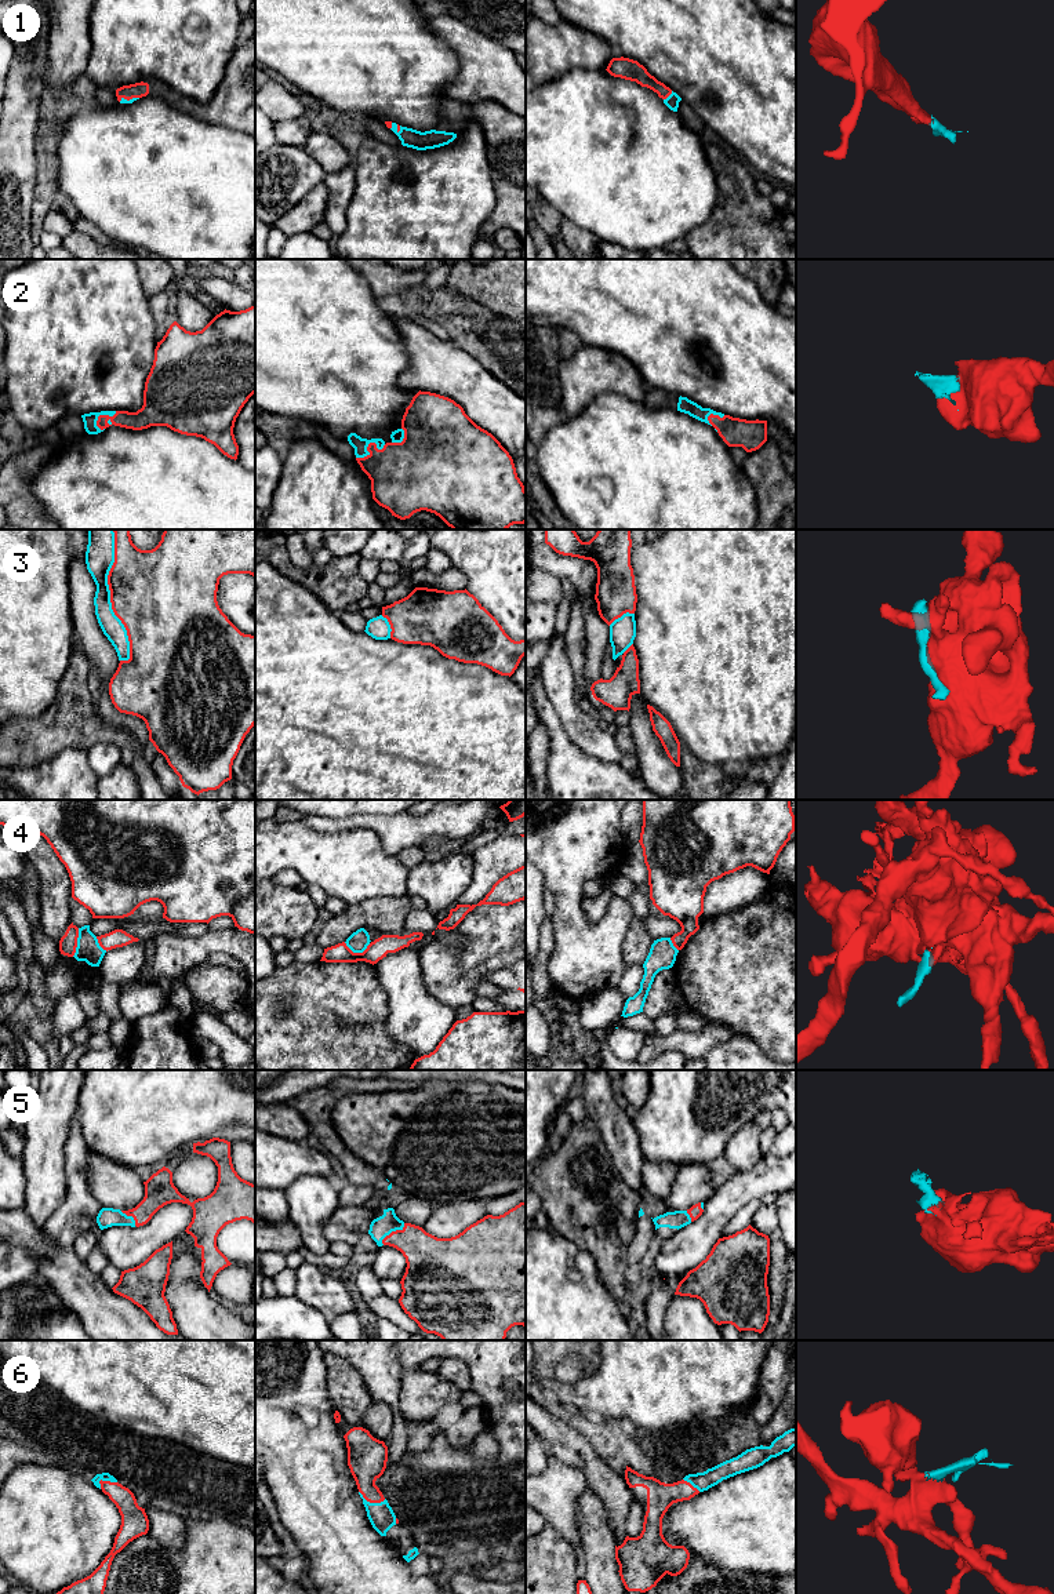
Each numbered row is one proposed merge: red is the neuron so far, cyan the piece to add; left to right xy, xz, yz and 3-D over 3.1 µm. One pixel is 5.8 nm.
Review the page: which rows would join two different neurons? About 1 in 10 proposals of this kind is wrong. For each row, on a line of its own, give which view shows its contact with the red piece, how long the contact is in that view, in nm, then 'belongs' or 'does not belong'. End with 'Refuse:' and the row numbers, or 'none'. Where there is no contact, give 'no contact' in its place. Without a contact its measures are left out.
1: meets red in yz; contact 80 nm long; belongs
2: meets red in xy; contact 150 nm long; belongs
3: meets red in xy; contact 750 nm long; does not belong
4: meets red in xy; contact 170 nm long; does not belong
5: meets red in xz; contact 180 nm long; belongs
6: meets red in xz; contact 170 nm long; belongs
Refuse: 3, 4

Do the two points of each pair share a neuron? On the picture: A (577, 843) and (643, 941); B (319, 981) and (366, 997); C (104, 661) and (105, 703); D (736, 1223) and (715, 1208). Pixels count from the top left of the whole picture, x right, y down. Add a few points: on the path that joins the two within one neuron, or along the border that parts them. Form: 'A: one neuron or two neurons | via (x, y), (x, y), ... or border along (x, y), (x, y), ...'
A: two neurons | border along (635, 919), (627, 932), (622, 954)
B: one neuron | via (330, 992), (335, 997), (355, 997)
C: two neurons | border along (109, 679), (101, 687)
D: two neurons | border along (755, 1198), (748, 1201), (734, 1215), (719, 1237)

